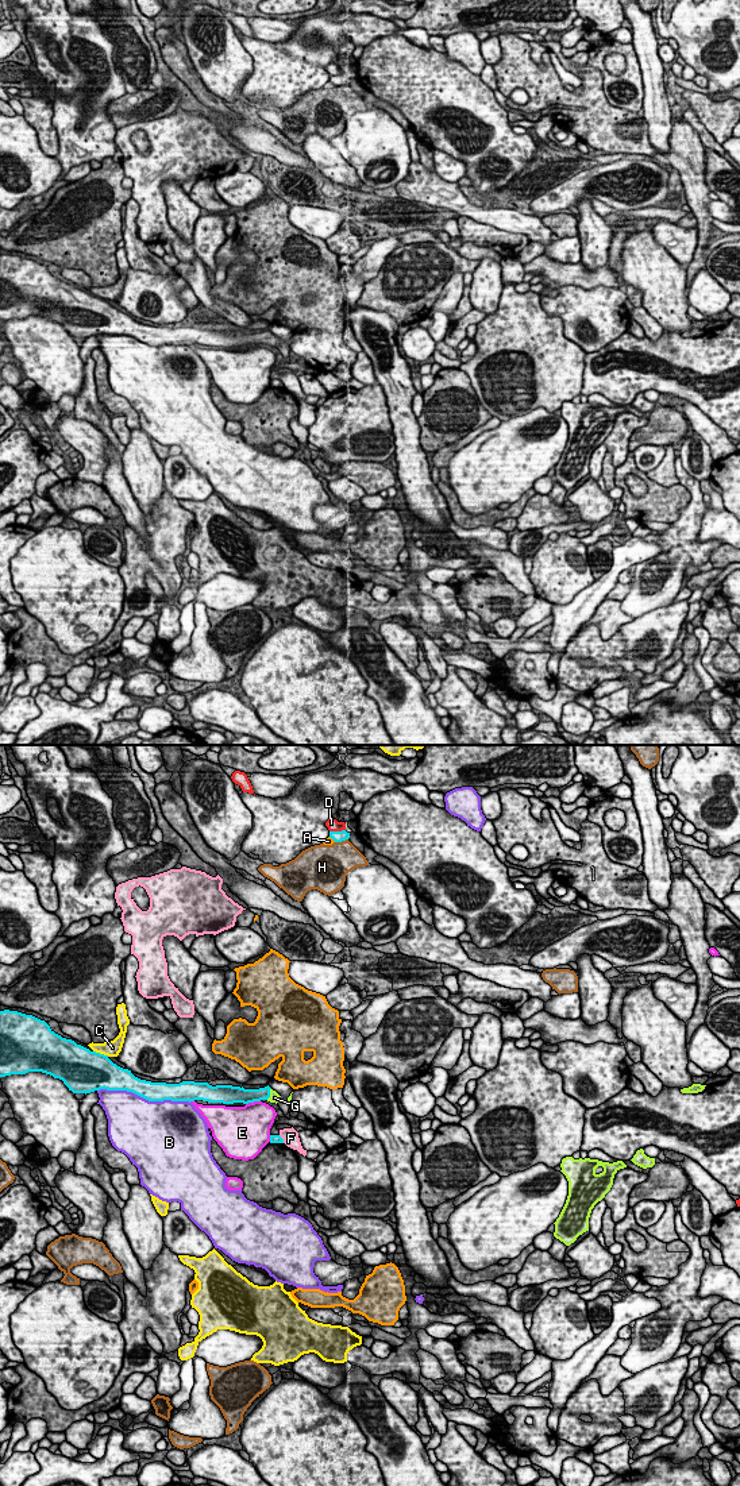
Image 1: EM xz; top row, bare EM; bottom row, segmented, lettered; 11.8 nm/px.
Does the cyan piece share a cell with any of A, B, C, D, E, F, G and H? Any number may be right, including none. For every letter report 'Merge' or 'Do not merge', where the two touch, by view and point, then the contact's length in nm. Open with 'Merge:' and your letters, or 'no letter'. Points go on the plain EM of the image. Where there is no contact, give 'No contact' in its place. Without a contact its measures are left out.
Merge: G
A: Do not merge. Touches cyan at xz (332, 83). Shared border 110 nm
B: Do not merge. Touches cyan at xz (143, 342). Shared border 1100 nm
C: Do not merge. Touches cyan at xz (101, 298). Shared border 200 nm
D: Do not merge. Touches cyan at xz (336, 76). Shared border 190 nm
E: Do not merge. Touches cyan at xz (253, 346). Shared border 180 nm
F: Do not merge. Touches cyan at xz (282, 383). Shared border 120 nm
G: Merge. Touches cyan at xz (269, 338). Shared border 150 nm
H: Do not merge. Touches cyan at xz (340, 85). Shared border 170 nm

